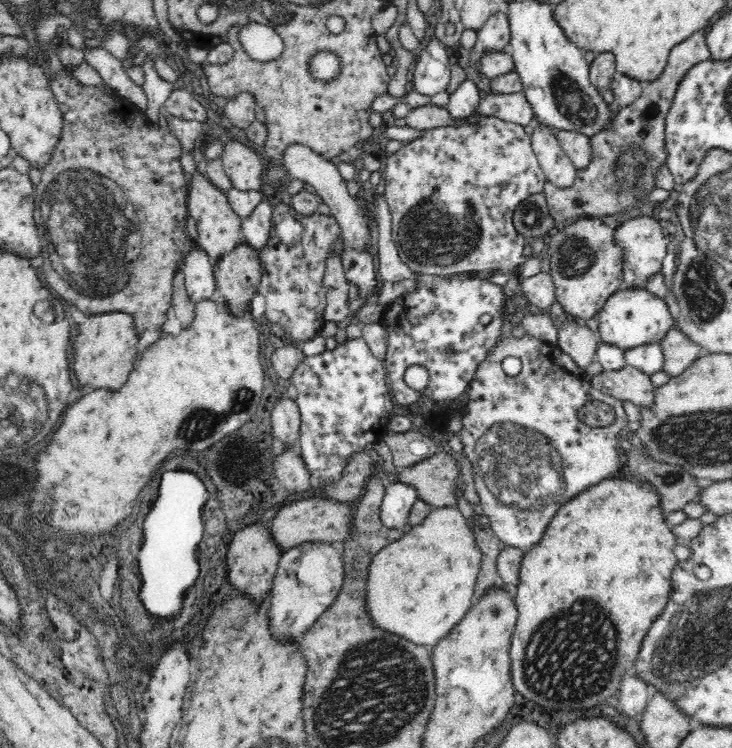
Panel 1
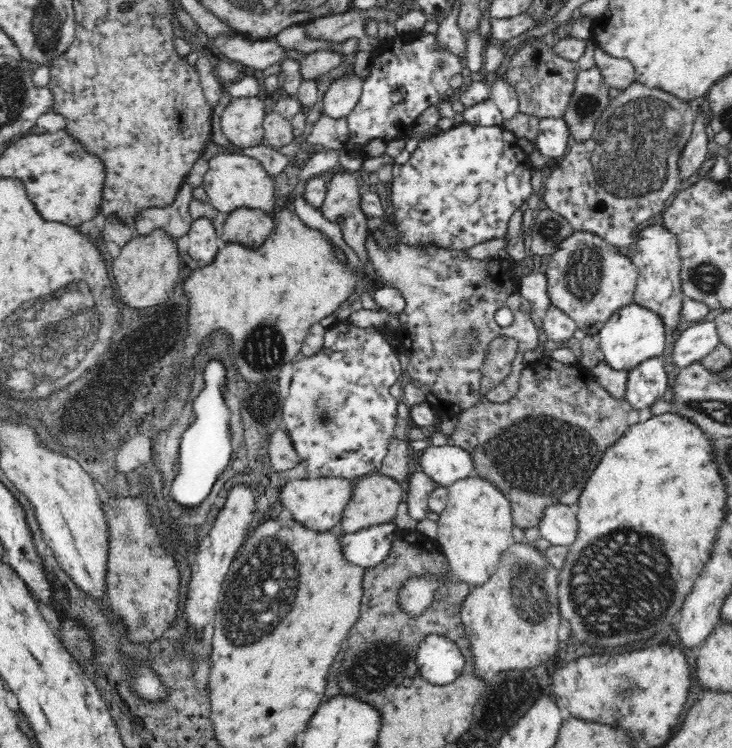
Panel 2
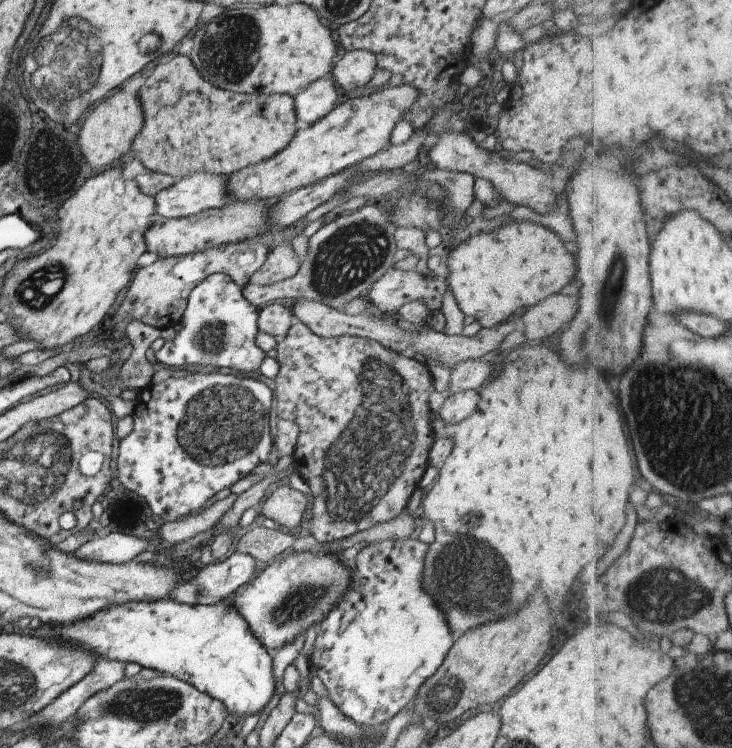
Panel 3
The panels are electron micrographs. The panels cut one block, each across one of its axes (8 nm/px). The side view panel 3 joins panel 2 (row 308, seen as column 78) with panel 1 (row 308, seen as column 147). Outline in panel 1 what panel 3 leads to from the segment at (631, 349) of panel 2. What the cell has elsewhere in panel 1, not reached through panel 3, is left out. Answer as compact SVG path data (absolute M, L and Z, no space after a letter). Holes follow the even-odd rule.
M627 288L616 291L600 309L597 321L600 339L622 350L655 342L660 343L666 333L676 327L664 299L648 292L646 288Z

